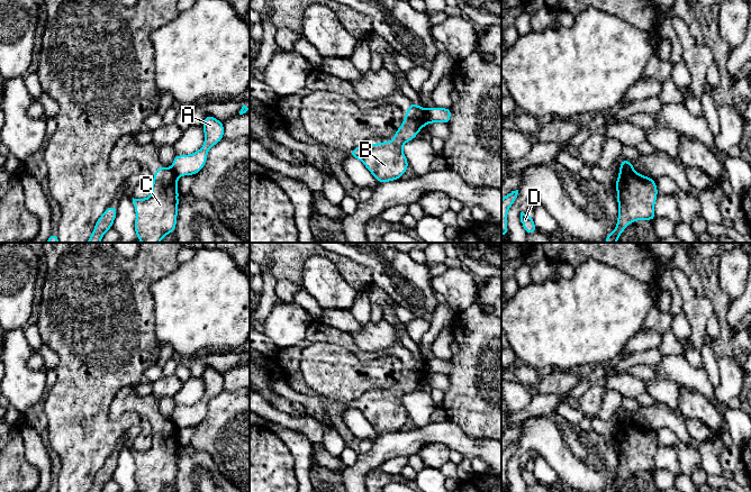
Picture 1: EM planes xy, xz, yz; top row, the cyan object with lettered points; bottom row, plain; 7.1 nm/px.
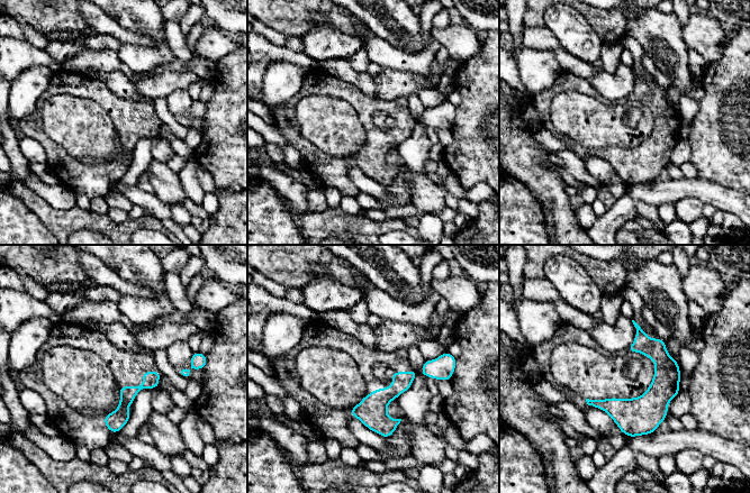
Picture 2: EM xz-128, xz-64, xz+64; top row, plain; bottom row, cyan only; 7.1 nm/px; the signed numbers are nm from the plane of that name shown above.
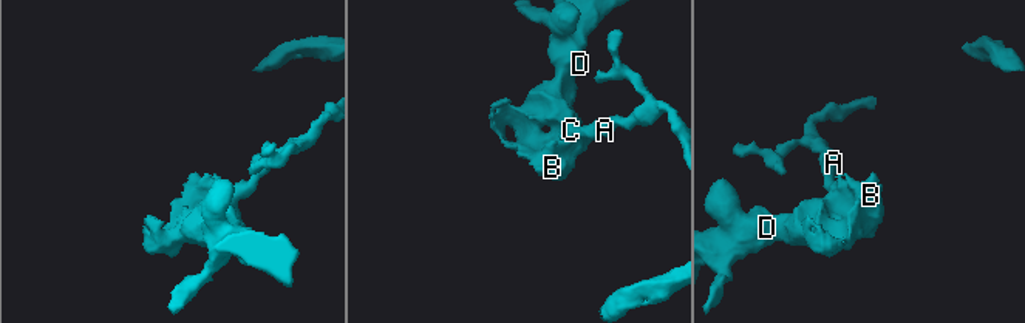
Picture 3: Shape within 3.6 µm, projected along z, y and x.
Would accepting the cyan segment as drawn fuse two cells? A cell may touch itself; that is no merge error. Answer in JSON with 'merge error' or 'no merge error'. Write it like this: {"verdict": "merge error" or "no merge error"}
{"verdict": "merge error"}

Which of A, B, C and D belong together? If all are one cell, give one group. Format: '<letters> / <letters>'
A / B C D

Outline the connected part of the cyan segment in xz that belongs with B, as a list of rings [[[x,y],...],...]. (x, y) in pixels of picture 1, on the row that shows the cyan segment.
[[[410,103],[406,109],[402,125],[396,130],[391,142],[361,144],[349,152],[349,156],[359,158],[379,183],[396,181],[407,171],[409,164],[402,152],[405,143],[413,140],[427,125],[426,109]]]

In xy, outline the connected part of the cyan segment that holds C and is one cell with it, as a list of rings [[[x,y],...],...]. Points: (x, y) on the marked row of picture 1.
[[[165,166],[156,168],[151,195],[146,199],[133,198],[136,211],[134,228],[141,243],[160,243],[165,235],[174,233],[178,220],[179,194],[178,176],[174,171]]]

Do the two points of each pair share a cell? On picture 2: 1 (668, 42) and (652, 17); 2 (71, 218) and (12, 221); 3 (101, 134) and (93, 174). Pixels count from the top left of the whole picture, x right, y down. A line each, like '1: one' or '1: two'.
1: one
2: two
3: two

